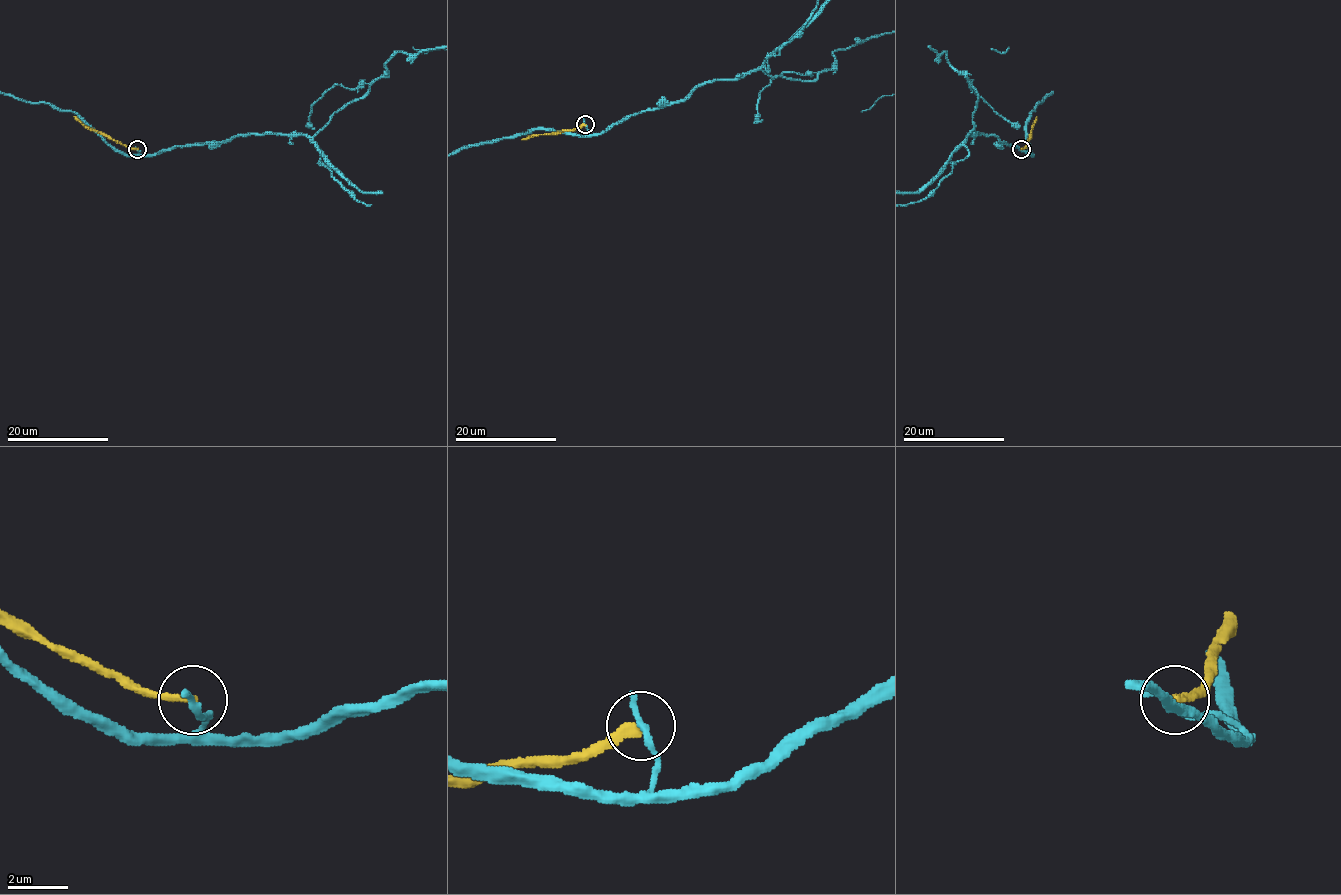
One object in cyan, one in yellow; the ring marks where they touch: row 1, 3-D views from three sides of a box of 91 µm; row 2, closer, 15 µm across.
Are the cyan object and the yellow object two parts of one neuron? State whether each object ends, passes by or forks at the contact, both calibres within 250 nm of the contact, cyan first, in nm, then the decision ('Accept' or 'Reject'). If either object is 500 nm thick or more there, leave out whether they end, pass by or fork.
At the ring cyan ends. At the ring yellow ends. Thickness 260 nm (cyan) against 280 nm. Reject

